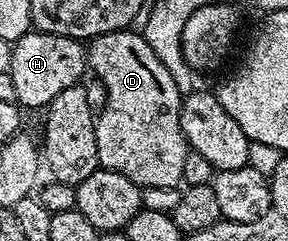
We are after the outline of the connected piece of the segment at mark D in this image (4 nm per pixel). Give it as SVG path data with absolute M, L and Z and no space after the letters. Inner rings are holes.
M122 30L120 32L108 32L97 37L87 48L87 64L91 69L92 75L96 79L101 80L107 86L107 102L105 108L96 117L97 125L95 126L95 146L99 146L99 165L102 168L123 174L127 178L131 178L131 182L138 184L142 190L151 186L171 186L178 187L183 181L183 162L187 159L190 146L185 140L183 134L183 126L181 125L181 102L183 99L183 91L177 85L177 80L173 77L173 72L168 68L166 61L162 57L155 54L155 50L151 50L151 46L147 46L144 35L133 33L133 30Z

